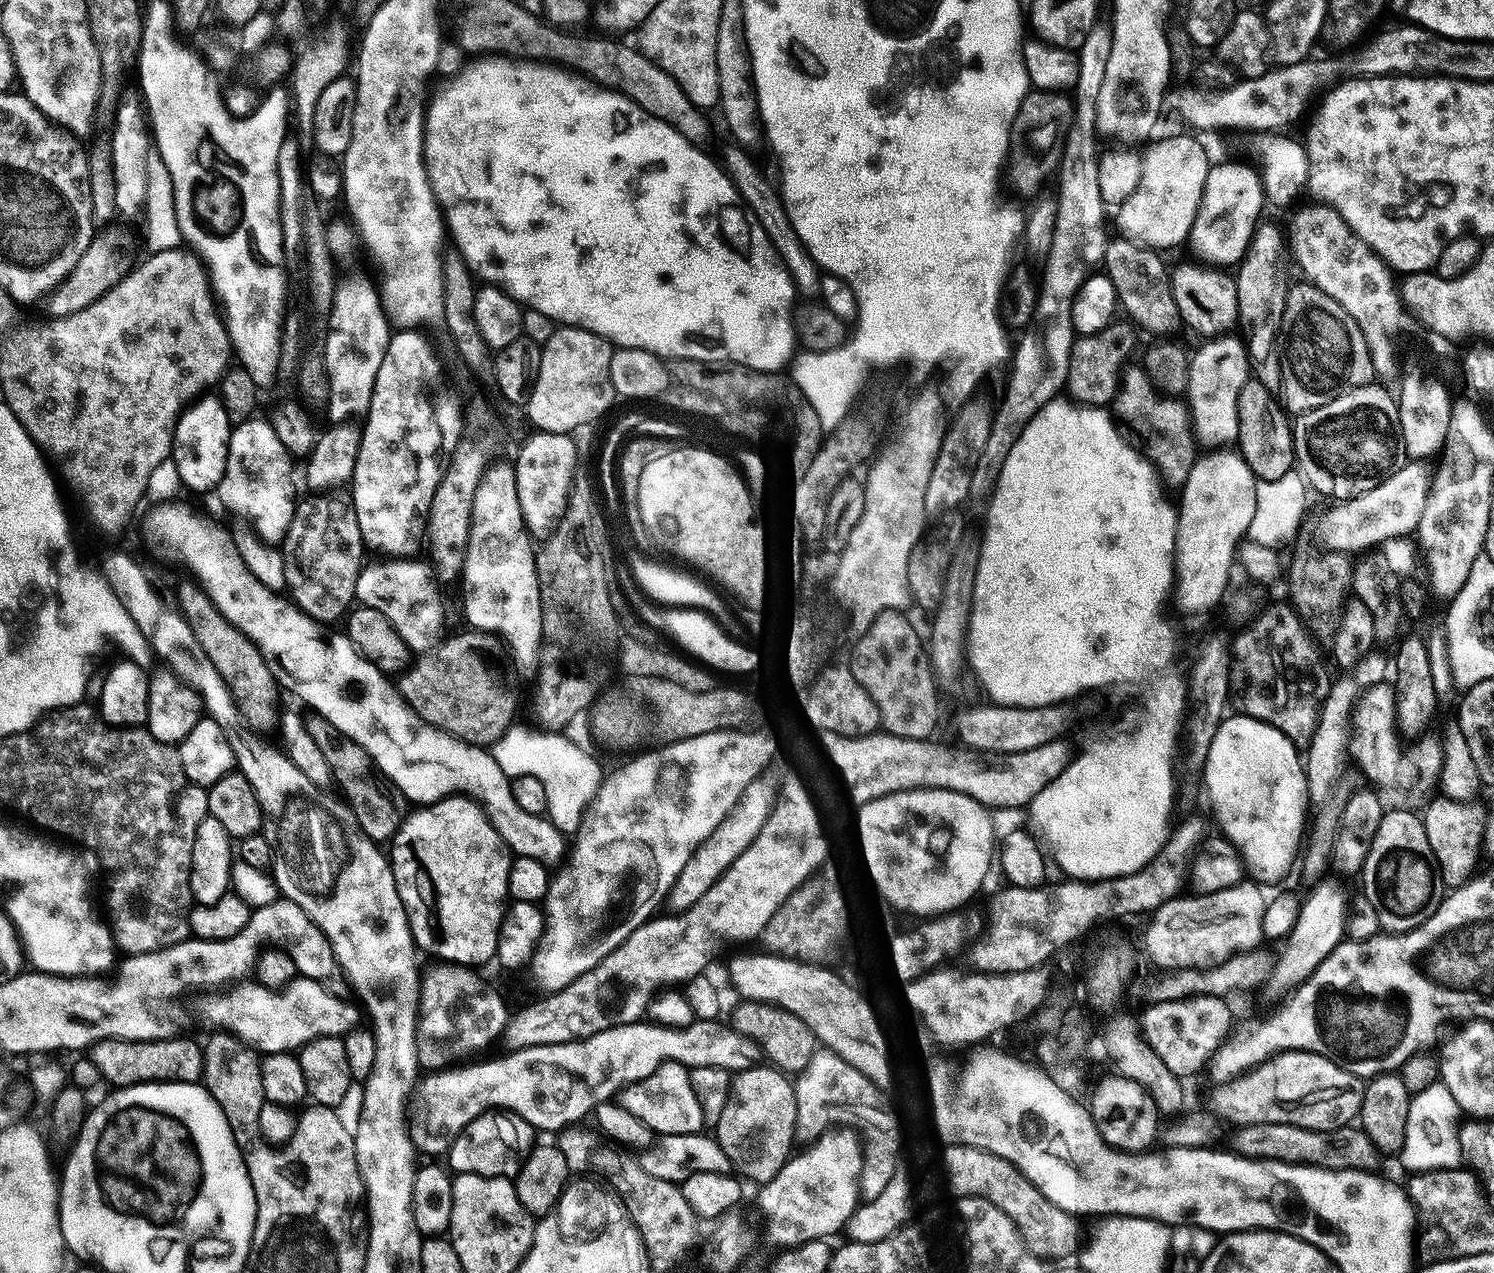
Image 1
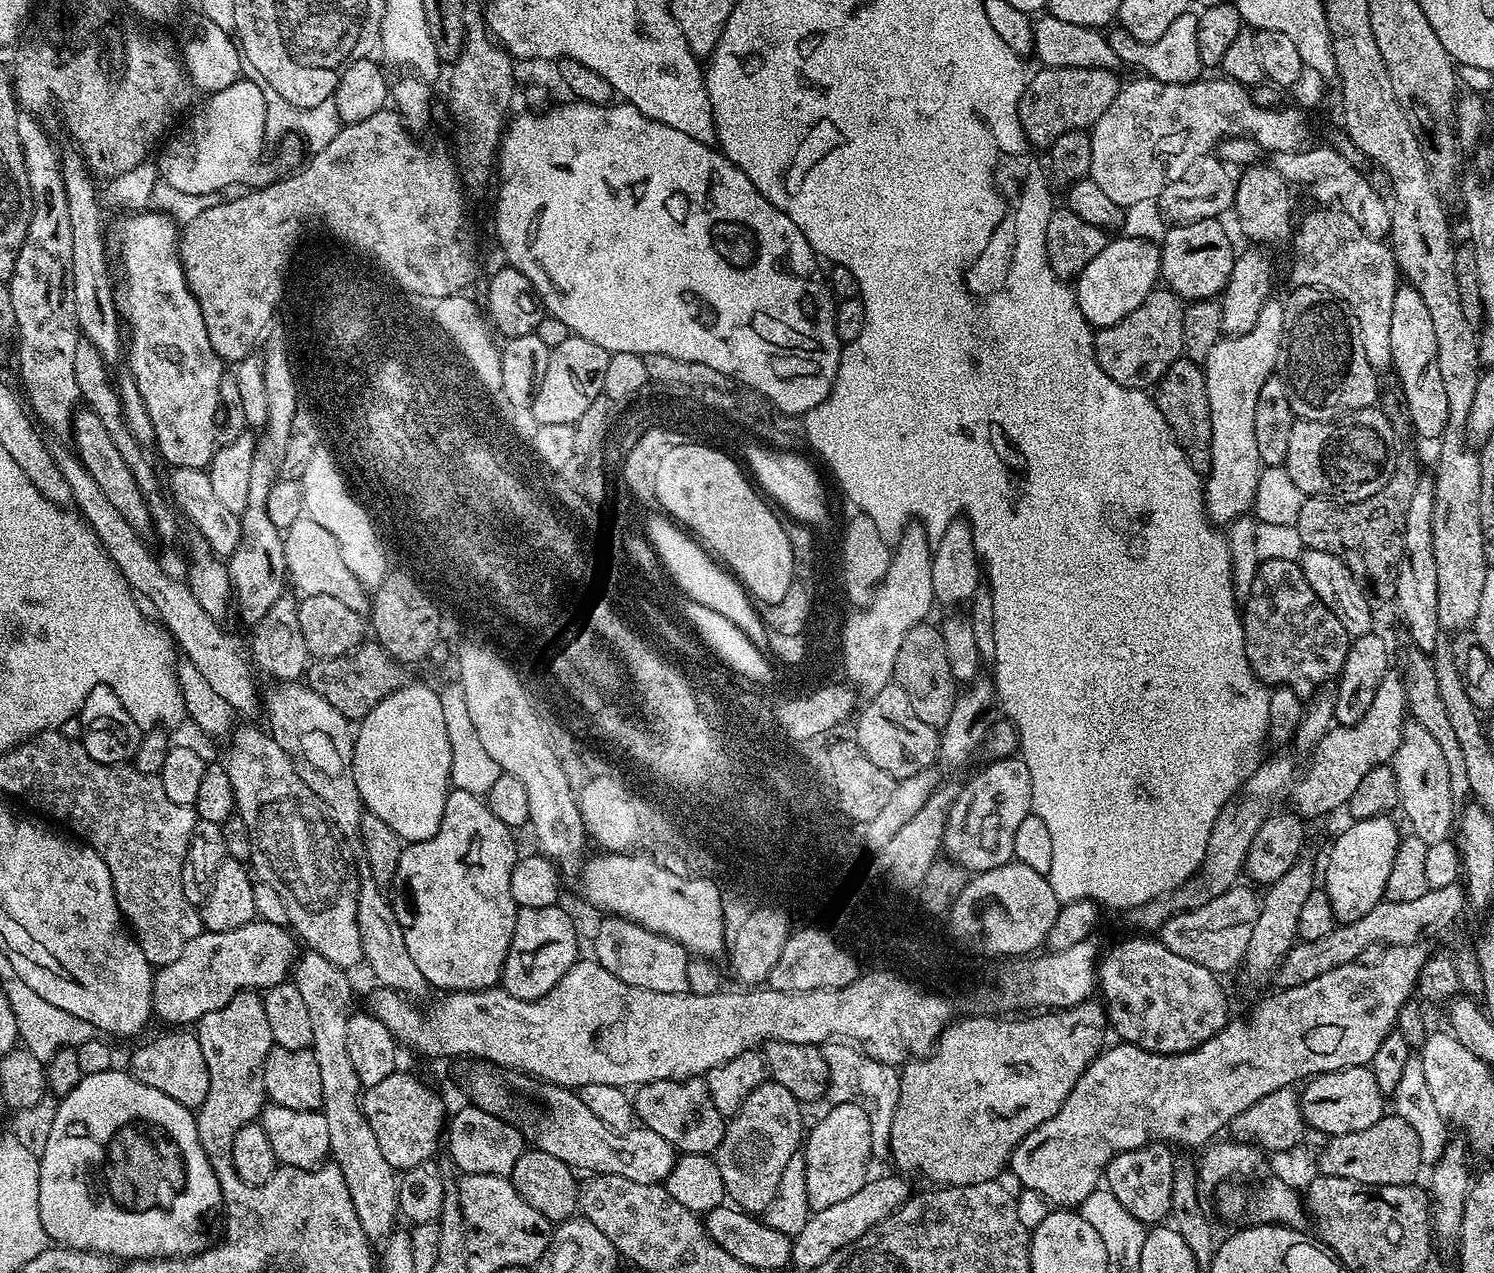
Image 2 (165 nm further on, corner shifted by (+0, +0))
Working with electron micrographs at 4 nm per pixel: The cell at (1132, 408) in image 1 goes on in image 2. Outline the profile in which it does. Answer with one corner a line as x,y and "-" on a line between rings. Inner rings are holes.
1187,358
1176,360
1162,374
1160,380
1154,386
1154,399
1156,408
1162,410
1162,418
1170,426
1172,435
1188,455
1188,461
1194,466
1194,470
1206,474
1210,470
1210,402
1206,394
1206,378
1203,367
1197,361

